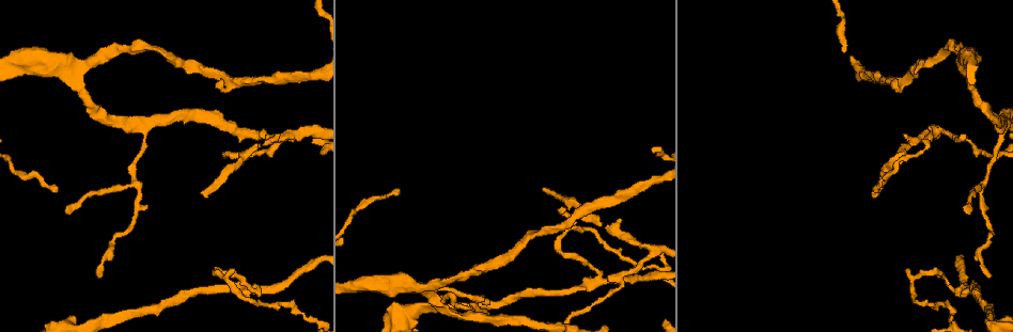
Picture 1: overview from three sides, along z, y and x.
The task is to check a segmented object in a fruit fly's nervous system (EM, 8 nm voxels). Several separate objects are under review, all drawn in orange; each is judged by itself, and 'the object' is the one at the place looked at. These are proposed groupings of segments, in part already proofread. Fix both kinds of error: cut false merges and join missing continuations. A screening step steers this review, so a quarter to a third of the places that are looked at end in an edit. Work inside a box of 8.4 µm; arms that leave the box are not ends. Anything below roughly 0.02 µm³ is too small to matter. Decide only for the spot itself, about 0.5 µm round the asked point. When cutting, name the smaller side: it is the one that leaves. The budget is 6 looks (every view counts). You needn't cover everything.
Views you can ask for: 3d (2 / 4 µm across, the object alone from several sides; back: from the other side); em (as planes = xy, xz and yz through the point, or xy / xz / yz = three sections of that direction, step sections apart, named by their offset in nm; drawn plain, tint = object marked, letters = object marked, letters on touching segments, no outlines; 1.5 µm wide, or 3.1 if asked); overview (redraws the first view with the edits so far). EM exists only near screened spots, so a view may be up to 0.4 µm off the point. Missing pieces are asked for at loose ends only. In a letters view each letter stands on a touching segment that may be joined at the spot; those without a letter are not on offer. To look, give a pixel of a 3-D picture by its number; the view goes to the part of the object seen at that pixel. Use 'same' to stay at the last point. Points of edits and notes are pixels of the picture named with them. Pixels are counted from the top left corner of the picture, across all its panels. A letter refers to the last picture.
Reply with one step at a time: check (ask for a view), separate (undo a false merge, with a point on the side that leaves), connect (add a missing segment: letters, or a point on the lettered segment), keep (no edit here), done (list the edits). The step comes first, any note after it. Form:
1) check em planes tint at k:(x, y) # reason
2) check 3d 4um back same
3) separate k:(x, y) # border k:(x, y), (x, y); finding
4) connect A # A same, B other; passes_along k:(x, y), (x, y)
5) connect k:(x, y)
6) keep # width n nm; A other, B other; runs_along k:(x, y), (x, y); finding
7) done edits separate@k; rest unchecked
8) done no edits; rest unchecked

check 3d 2um at 1:(278, 133)

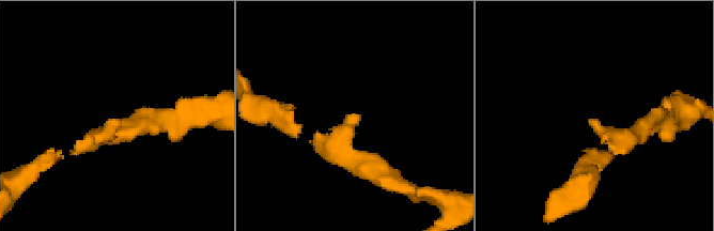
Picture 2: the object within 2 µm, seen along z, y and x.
check em planes letters at 2:(591, 122) # shape alone is not enough

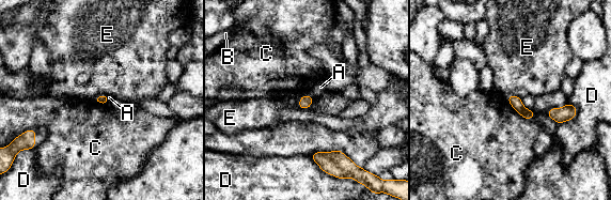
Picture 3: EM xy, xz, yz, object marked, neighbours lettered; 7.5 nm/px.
keep # A other, B other, C other, D other, E other; no lettered segment goes on from it

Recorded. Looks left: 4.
check 3d 2um at 1:(989, 278) # tapers out

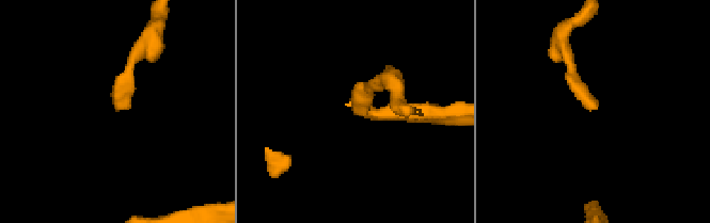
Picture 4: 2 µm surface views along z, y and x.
check em planes letters at 4:(596, 108)

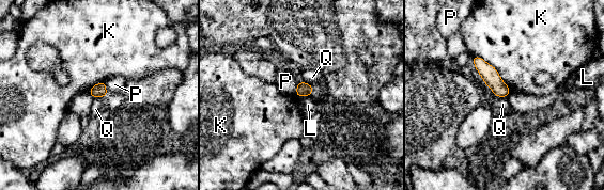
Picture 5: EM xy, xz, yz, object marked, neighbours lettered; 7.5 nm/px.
keep # K other, L other, P other, Q other; runs_along 5:(476, 59), (505, 94); no lettered segment goes on from it

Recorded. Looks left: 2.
check em planes tint at 1:(962, 288) # three arms meet

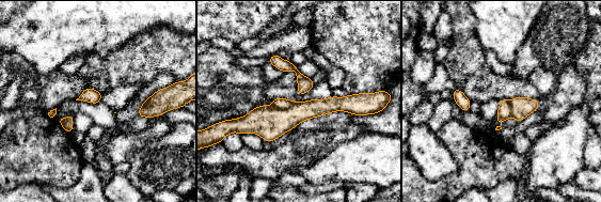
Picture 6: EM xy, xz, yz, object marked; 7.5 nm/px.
check em planes letters same # what lies round it

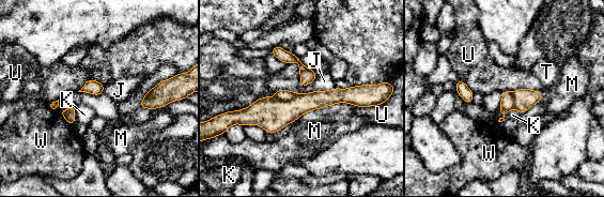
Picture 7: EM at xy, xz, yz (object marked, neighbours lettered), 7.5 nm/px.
separate 7:(281, 94) # J other, K other, M other, T other, U other, W other; two cells meet here

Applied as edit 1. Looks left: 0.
done edits separate@7; rest unchecked

